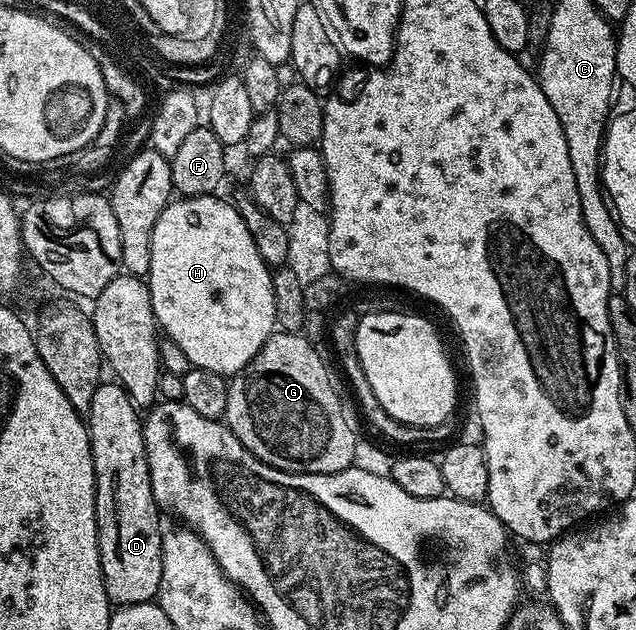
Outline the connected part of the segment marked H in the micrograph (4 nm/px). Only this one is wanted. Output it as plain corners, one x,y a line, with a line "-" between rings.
217,195
182,196
180,199
170,200
169,204
165,206
165,210
159,215
159,219
151,231
151,267
149,268
147,284
153,304
153,313
157,317
157,324
163,330
164,336
169,337
175,343
179,343
179,347
183,347
183,355
187,355
190,366
198,365
207,371
221,373
229,379
232,378
234,373
239,372
243,367
247,367
247,363
251,363
251,359
255,359
259,347
263,347
263,343
267,343
267,339
275,332
277,321
275,295
272,291
273,274
270,266
265,264
265,261
257,252
251,232
247,231
247,226
240,217
236,204
229,202
228,205
227,202
220,201
218,197

